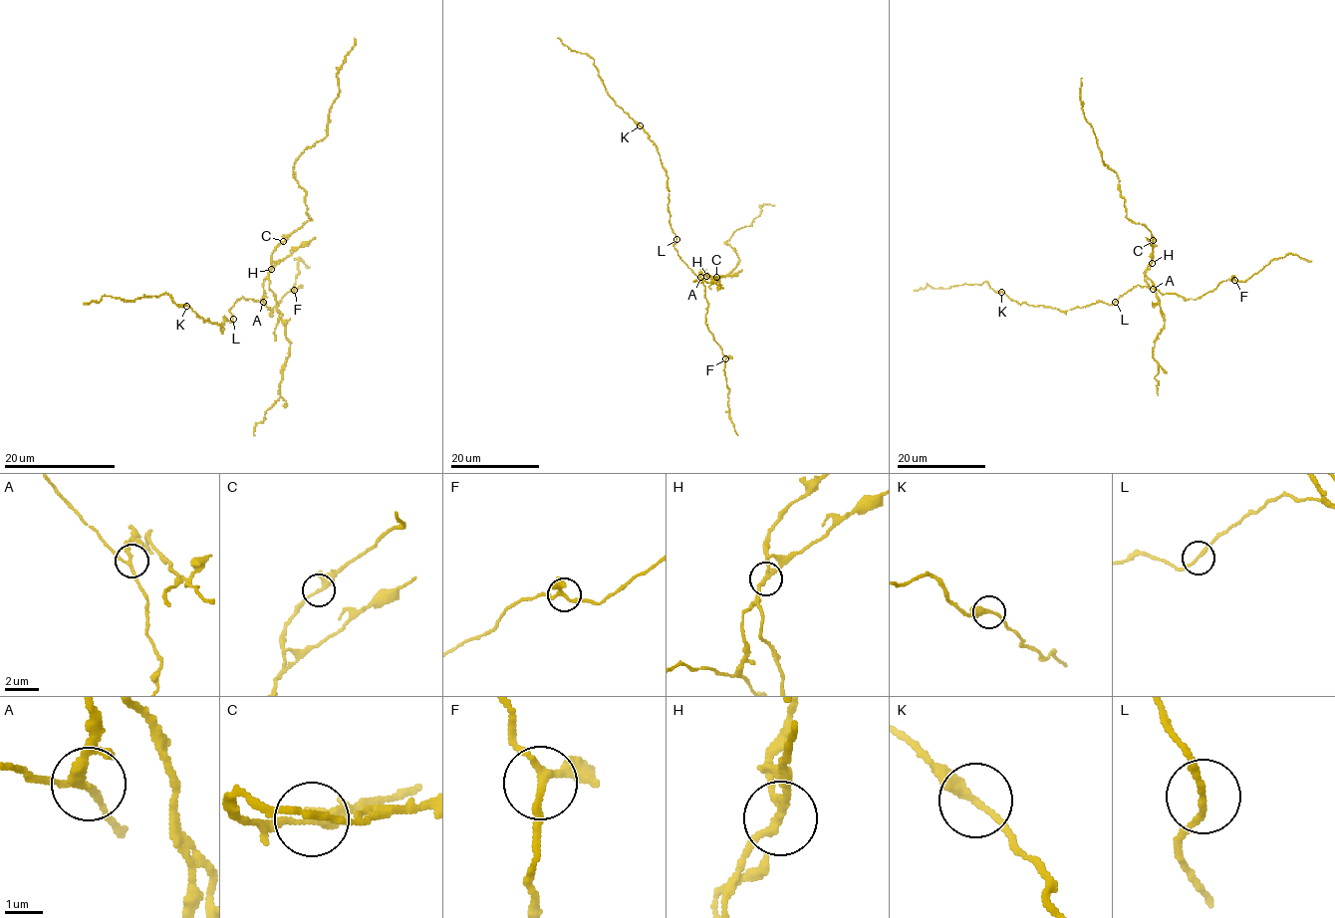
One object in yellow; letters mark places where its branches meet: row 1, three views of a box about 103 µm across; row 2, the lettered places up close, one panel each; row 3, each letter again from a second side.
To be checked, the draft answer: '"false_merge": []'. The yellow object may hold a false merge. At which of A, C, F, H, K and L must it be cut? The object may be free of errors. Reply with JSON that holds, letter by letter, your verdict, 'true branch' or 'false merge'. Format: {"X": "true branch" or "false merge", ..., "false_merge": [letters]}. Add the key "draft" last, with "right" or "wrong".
{"A": "true branch", "C": "true branch", "F": "true branch", "H": "false merge", "K": "true branch", "L": "true branch", "false_merge": ["H"], "draft": "wrong"}

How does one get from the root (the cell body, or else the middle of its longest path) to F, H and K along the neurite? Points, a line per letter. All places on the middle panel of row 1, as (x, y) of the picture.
F: (683, 262), (705, 287), (708, 305), (705, 324), (725, 358)
H: (683, 262), (697, 276), (700, 268), (706, 276)
K: (683, 262), (674, 247), (676, 237), (669, 223), (667, 170), (657, 145), (640, 125)

